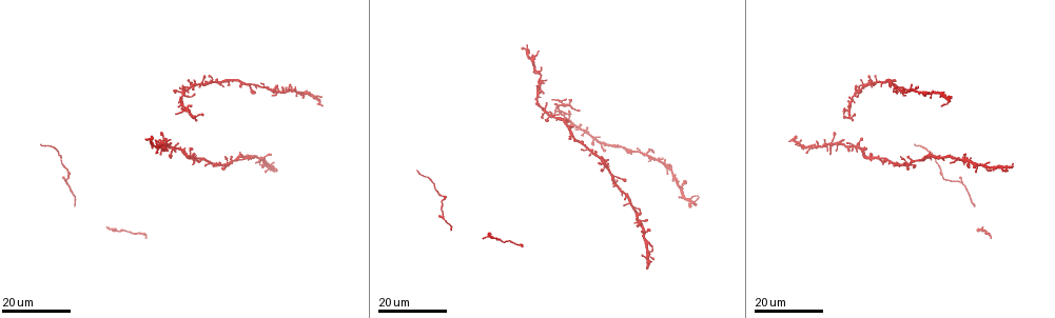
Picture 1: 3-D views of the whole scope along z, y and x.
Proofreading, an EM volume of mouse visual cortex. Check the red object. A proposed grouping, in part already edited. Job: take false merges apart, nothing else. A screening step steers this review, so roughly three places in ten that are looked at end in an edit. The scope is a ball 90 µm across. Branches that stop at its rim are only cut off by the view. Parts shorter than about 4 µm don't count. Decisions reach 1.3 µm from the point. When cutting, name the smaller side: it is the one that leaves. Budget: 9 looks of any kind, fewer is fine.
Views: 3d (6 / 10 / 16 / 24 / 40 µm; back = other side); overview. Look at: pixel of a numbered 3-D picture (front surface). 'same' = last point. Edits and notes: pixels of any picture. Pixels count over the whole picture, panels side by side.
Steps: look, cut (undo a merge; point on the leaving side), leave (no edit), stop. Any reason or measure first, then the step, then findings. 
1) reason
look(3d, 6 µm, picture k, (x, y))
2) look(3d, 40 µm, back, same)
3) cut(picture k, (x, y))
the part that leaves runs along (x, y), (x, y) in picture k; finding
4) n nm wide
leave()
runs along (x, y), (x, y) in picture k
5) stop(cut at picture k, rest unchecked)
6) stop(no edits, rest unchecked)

four-way junction
look(3d, 24 µm, picture 1, (562, 101))

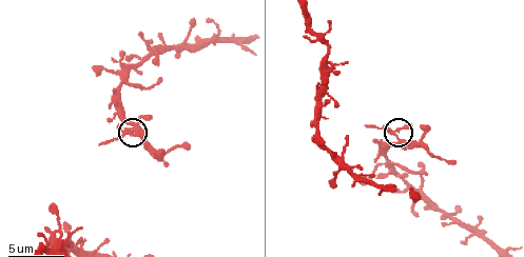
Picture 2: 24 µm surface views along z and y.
look(3d, 6 µm, picture 2, (128, 132))

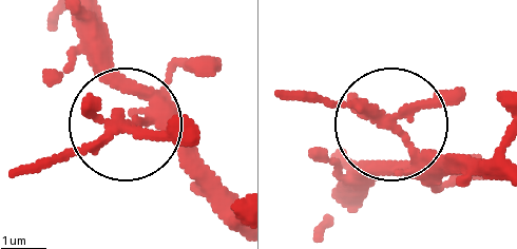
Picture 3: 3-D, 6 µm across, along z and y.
4 arms
cut(picture 3, (89, 144))
two cells meet here

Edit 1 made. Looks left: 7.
look(overview)

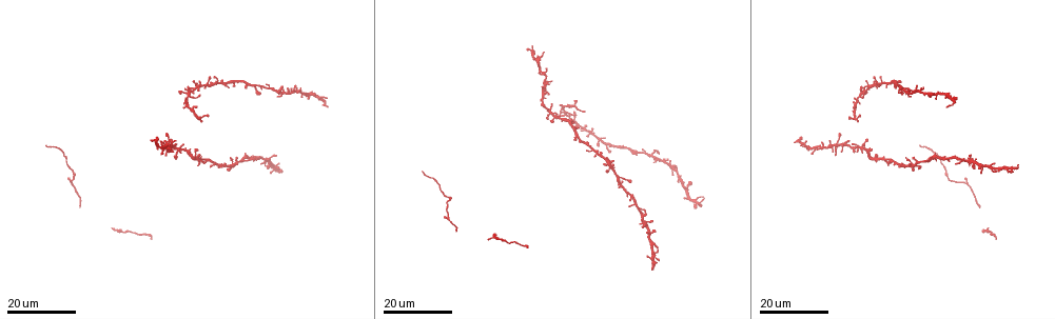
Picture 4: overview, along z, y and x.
sudden change in width
look(3d, 24 µm, picture 4, (65, 158))

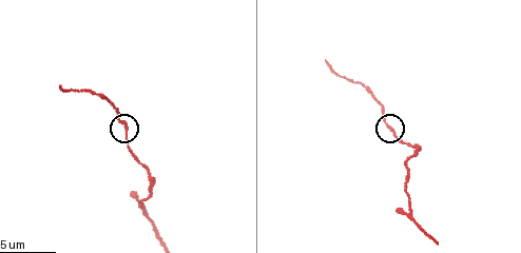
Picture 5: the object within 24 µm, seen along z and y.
look(3d, 6 µm, picture 5, (127, 126))

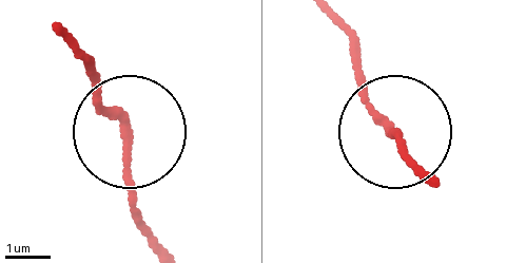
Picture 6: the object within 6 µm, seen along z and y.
leave()
one cell here

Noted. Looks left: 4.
thin arm on a thick one
look(3d, 6 µm, picture 2, (124, 81))

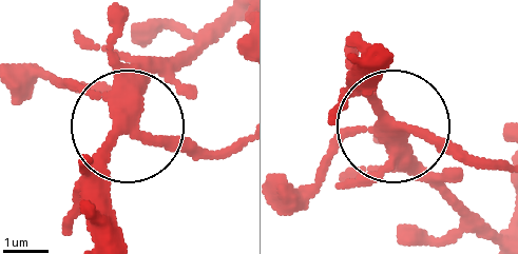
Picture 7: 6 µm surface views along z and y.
look(3d, 6 µm, back, picture 7, (387, 122))

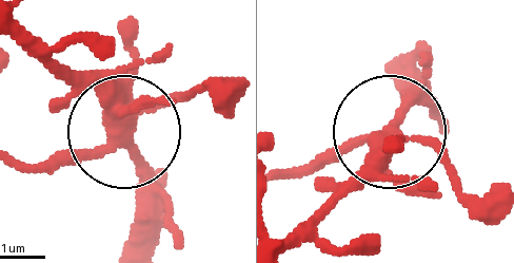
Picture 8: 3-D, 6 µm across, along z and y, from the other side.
leave()
continuous, no second cell

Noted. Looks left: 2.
thin arm on a thick one
look(3d, 6 µm, picture 2, (59, 236))

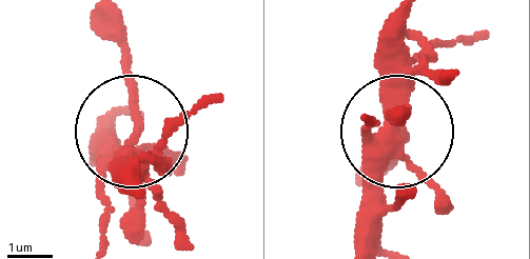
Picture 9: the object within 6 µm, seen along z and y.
leave()
continuous, no second cell

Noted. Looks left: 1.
stop(cut at picture 3, rest unchecked)

